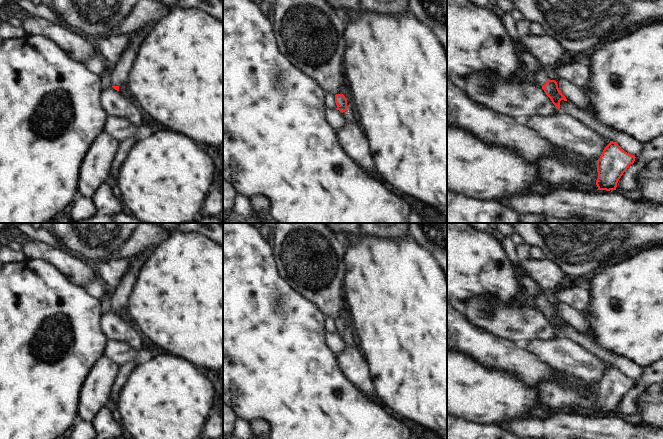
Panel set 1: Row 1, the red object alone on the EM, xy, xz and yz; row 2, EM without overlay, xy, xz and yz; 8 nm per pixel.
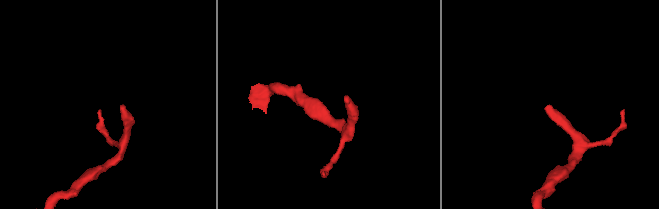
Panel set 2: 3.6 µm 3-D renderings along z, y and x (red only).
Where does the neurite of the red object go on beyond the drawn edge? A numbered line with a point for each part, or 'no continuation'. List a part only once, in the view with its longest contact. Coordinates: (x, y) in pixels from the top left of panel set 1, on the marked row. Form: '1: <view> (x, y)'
1: yz (541, 75)

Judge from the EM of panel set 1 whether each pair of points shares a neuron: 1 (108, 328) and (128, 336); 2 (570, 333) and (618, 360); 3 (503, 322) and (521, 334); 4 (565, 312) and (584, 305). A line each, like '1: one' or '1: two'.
1: one
2: one
3: one
4: two

